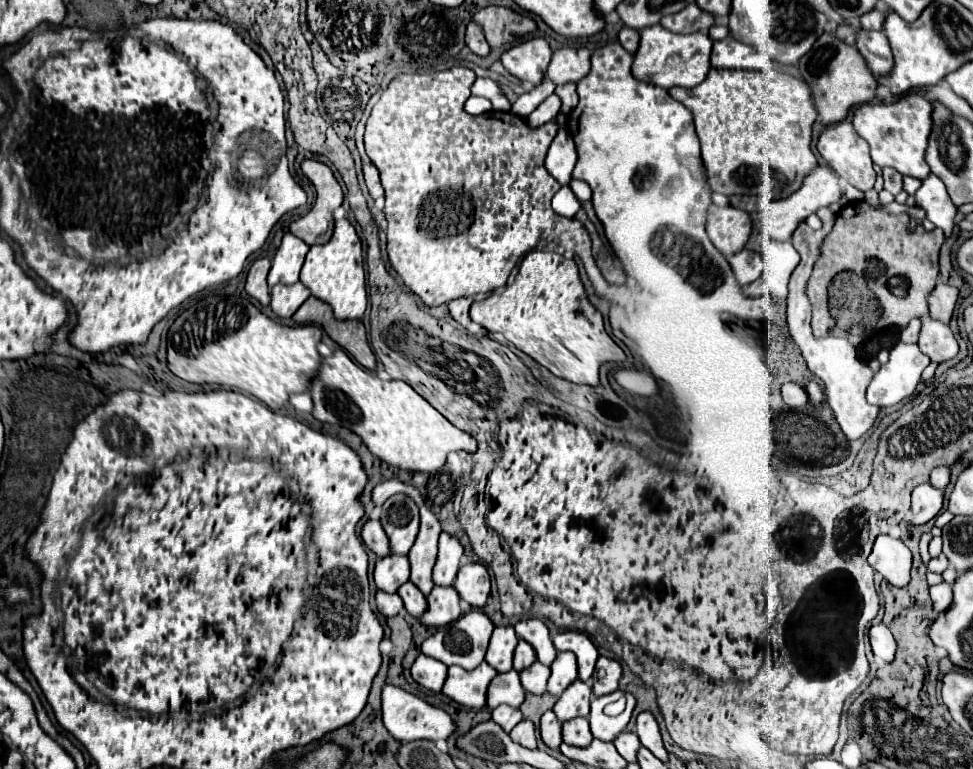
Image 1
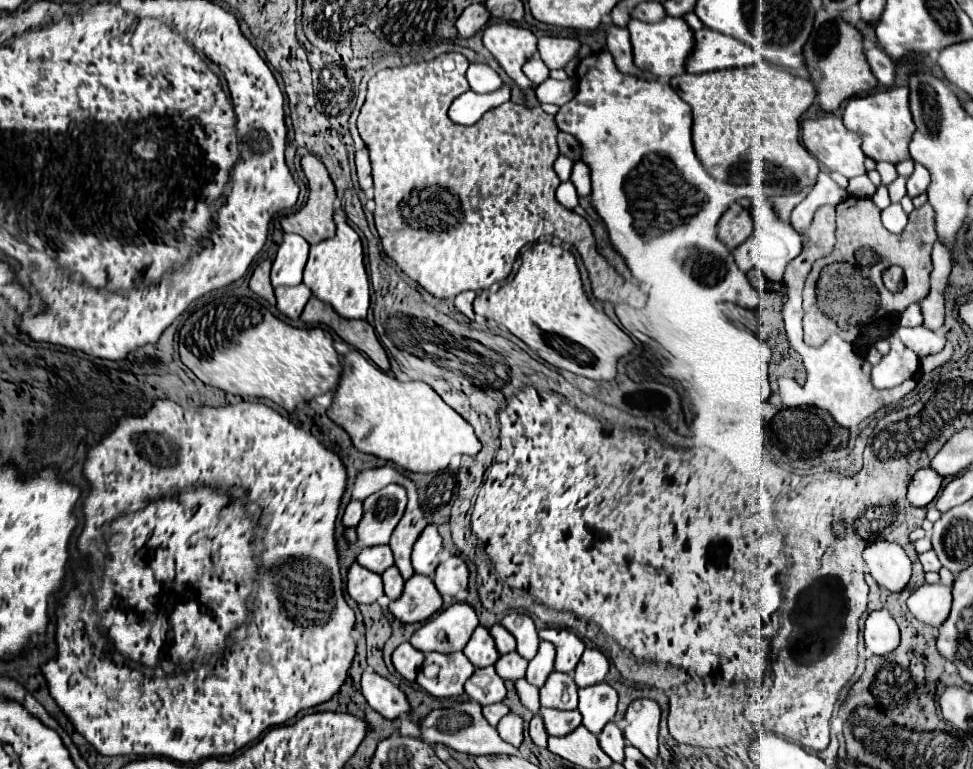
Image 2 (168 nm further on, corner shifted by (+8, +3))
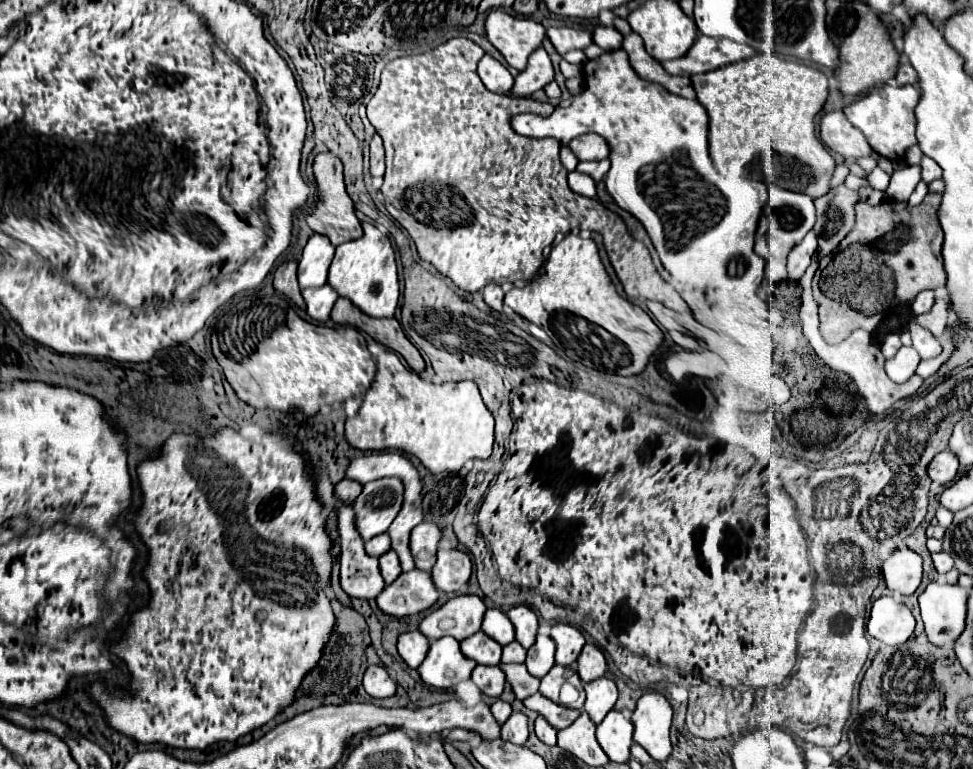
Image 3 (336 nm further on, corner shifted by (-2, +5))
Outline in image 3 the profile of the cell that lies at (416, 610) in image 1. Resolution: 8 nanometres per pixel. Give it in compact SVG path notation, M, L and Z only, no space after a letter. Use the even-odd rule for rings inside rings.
M394 551L382 555L382 557L380 557L380 569L382 569L382 577L384 577L386 585L394 583L394 581L400 577L400 573L402 573L402 567L400 567L400 561L398 561L398 555L396 555Z

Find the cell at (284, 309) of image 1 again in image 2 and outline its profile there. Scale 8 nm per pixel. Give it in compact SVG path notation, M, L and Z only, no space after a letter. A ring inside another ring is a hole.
M296 285L296 287L276 287L276 299L278 299L278 309L282 315L290 319L300 319L300 313L304 311L308 299L312 297L312 291L306 285Z

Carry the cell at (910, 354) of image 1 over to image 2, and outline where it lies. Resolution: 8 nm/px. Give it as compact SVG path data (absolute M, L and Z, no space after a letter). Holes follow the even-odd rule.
M896 335L890 337L892 349L888 355L882 357L878 365L872 367L872 383L876 389L888 389L896 387L902 381L914 377L918 371L918 357L914 351L910 351Z

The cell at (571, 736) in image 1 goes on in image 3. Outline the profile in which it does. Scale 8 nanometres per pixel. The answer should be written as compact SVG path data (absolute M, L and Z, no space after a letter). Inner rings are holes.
M536 693L536 695L528 697L528 699L524 699L522 703L524 703L528 709L538 711L542 717L546 717L546 721L548 721L554 729L558 729L558 731L570 727L570 725L580 717L580 711L568 709L568 707L564 707L564 705L558 705L558 703L550 701L548 697L540 695L540 693Z

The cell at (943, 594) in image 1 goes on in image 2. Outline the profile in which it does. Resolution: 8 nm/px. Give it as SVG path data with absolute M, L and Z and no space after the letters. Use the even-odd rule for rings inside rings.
M926 583L918 589L914 589L914 593L908 597L906 605L916 619L938 629L950 615L952 589L942 583L938 583L938 585Z

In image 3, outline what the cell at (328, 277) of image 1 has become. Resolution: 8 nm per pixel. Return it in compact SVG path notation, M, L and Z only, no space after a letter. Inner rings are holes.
M360 215L360 221L362 221L364 235L360 239L354 239L336 247L336 253L328 271L328 285L340 297L350 299L368 317L392 317L400 297L394 249L386 233L378 231L370 221L364 221L362 215Z

